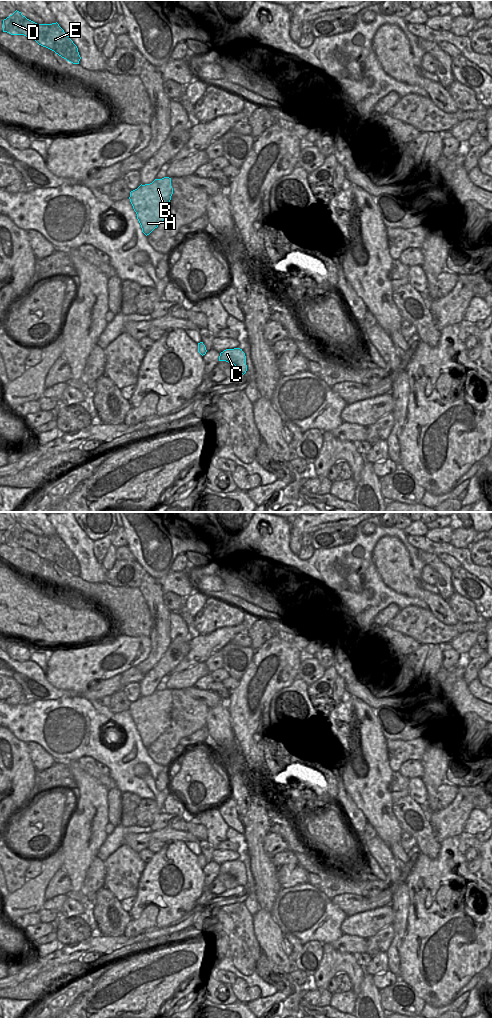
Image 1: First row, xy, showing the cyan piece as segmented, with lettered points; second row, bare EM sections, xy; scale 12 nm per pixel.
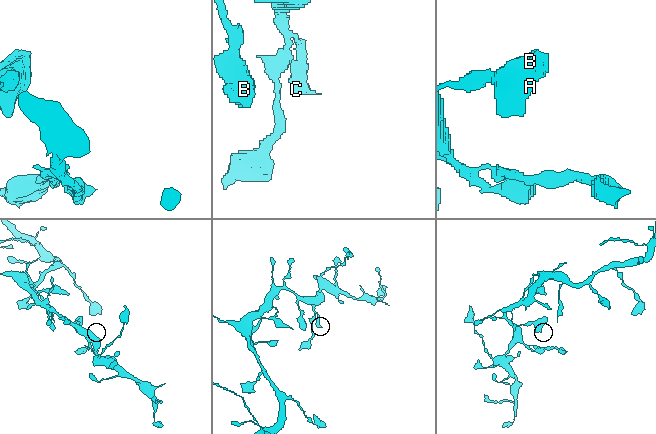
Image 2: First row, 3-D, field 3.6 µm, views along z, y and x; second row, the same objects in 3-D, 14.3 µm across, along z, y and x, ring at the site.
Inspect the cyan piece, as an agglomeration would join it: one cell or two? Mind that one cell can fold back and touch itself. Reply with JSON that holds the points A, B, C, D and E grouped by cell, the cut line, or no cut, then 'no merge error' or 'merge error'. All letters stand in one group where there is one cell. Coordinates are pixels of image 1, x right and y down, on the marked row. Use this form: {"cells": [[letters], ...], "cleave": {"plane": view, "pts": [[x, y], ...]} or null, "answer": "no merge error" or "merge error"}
{"cells": [["A", "B", "C", "D", "E"]], "cleave": null, "answer": "no merge error"}

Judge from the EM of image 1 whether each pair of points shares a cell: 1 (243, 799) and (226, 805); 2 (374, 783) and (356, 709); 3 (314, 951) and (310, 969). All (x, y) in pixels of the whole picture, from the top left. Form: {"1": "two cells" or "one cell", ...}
{"1": "two cells", "2": "one cell", "3": "one cell"}

